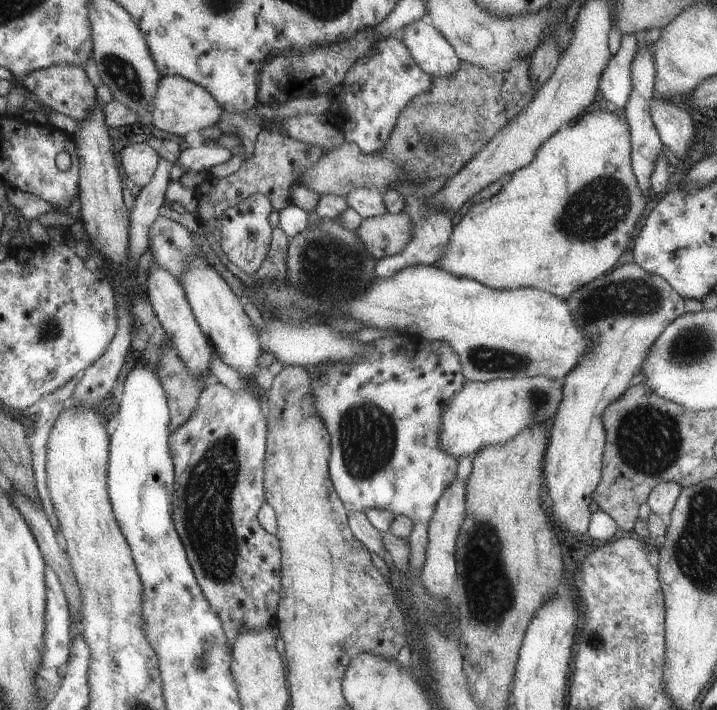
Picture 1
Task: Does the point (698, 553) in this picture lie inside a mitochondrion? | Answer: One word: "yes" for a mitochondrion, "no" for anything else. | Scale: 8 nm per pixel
yes

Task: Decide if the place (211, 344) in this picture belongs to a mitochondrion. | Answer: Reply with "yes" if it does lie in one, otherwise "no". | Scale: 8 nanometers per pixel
no

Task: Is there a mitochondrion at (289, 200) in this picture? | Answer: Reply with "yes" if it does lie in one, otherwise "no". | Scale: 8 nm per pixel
no

